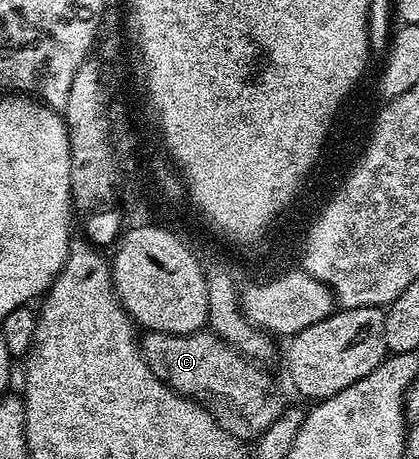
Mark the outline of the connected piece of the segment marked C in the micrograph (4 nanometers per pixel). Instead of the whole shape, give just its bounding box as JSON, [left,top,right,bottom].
[139,330,287,434]

